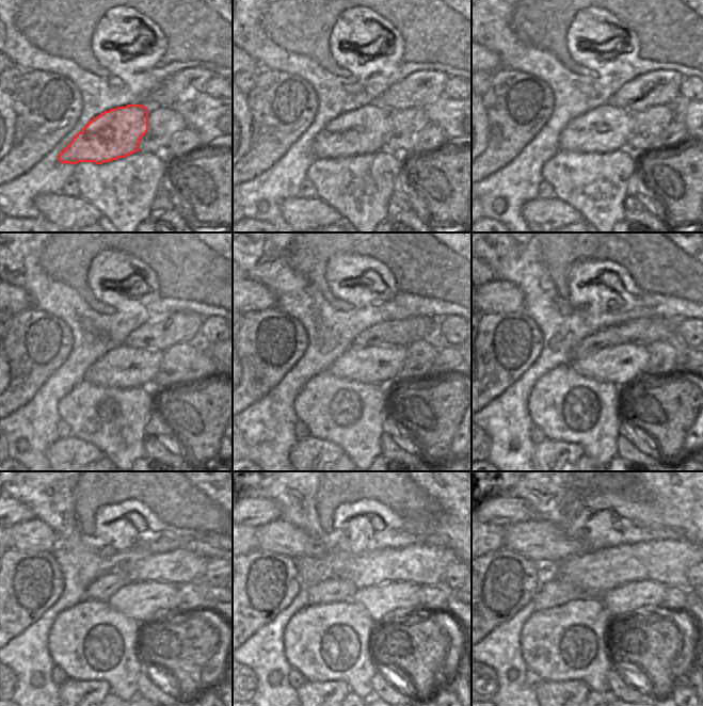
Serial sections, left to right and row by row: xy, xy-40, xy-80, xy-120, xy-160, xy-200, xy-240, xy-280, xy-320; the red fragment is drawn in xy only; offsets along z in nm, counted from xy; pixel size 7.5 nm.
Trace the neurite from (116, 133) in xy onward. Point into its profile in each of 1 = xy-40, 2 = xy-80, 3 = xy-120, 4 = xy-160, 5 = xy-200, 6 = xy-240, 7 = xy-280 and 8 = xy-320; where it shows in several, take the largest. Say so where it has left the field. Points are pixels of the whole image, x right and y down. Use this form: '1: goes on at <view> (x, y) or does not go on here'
1: goes on at xy-40 (365, 130)
2: goes on at xy-80 (606, 128)
3: goes on at xy-120 (124, 367)
4: goes on at xy-160 (378, 364)
5: goes on at xy-200 (621, 365)
6: goes on at xy-240 (146, 603)
7: goes on at xy-280 (384, 603)
8: goes on at xy-320 (623, 602)

